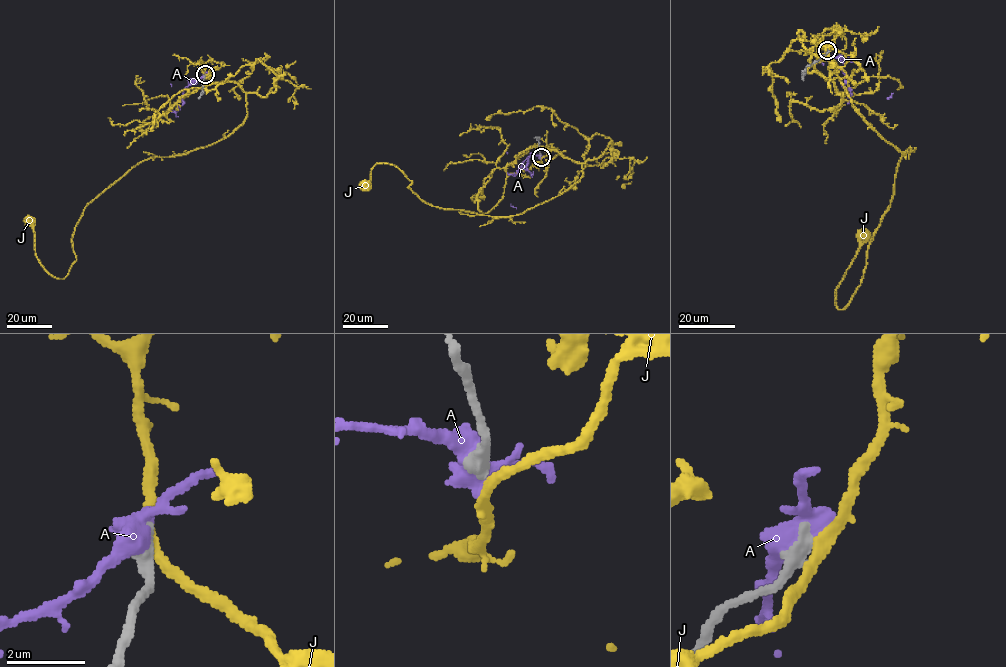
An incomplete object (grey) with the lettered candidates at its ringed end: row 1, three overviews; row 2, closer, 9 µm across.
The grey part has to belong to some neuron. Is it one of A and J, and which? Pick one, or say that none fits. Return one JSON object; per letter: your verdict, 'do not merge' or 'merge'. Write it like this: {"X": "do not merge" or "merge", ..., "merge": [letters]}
{"A": "do not merge", "J": "do not merge", "merge": []}

